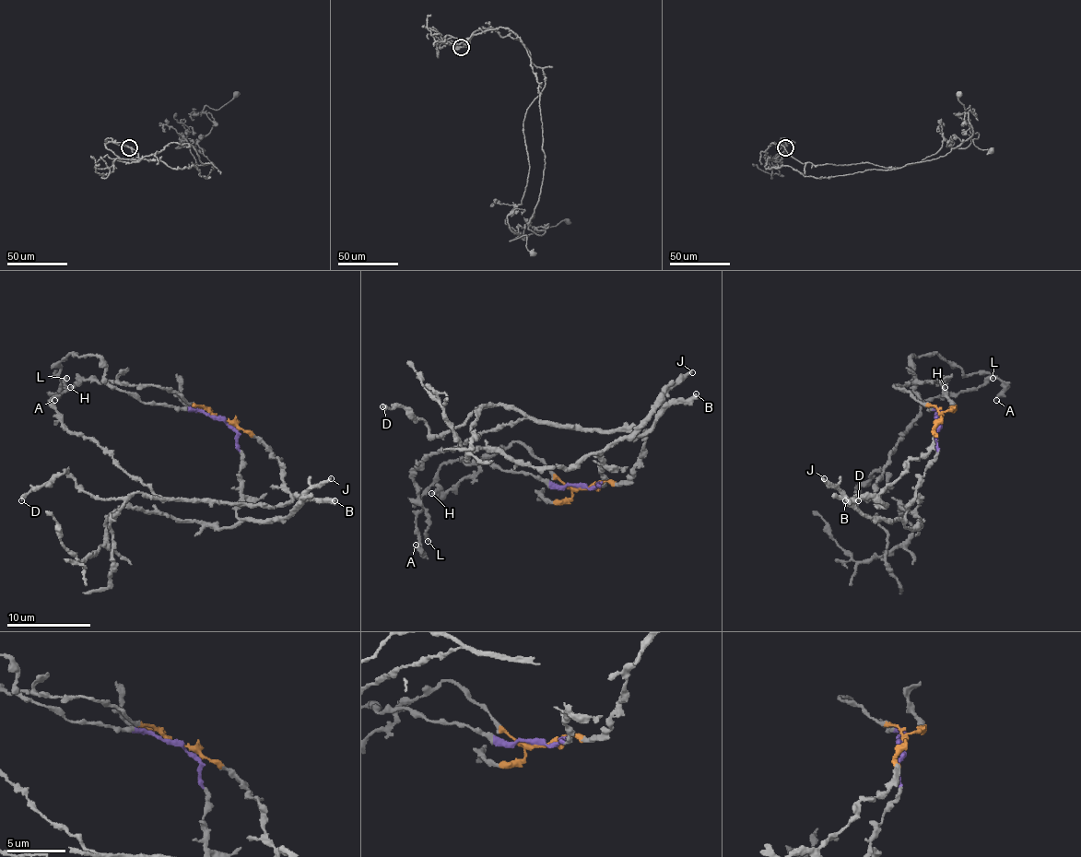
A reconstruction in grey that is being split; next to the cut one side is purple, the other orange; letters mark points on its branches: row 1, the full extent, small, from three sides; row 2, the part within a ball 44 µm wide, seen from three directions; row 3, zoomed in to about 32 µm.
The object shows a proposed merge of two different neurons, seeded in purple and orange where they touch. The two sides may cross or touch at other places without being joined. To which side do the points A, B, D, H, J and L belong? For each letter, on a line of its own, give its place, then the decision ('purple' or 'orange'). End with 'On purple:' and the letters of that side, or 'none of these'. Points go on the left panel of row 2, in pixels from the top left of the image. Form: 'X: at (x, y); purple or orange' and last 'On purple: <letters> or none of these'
A: at (54, 400); purple
B: at (334, 500); orange
D: at (21, 500); orange
H: at (70, 387); orange
J: at (331, 478); purple
L: at (66, 378); orange
On purple: A, J

